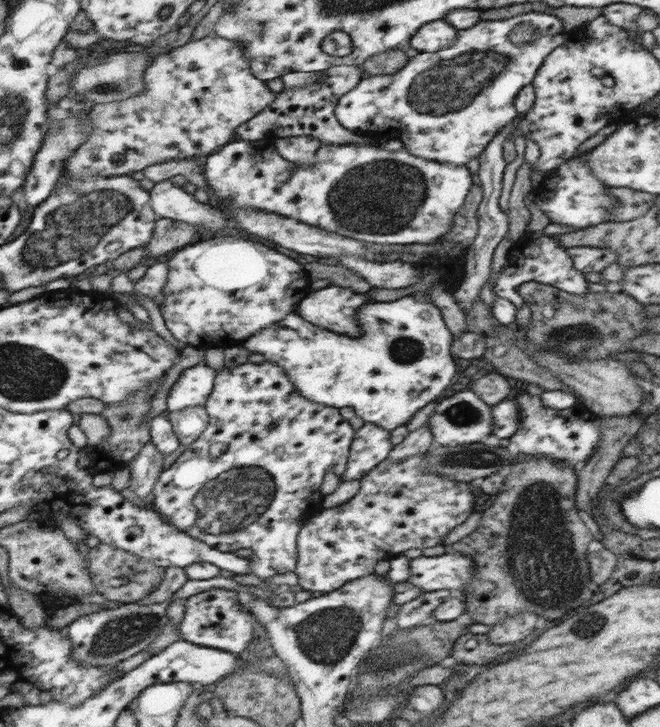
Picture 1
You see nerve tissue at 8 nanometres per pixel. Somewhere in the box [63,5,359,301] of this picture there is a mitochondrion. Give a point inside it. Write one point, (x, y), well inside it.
(105, 89)

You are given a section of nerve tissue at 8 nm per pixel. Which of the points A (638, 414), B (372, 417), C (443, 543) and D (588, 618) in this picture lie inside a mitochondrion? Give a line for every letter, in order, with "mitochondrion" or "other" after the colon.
A: other
B: other
C: other
D: mitochondrion

